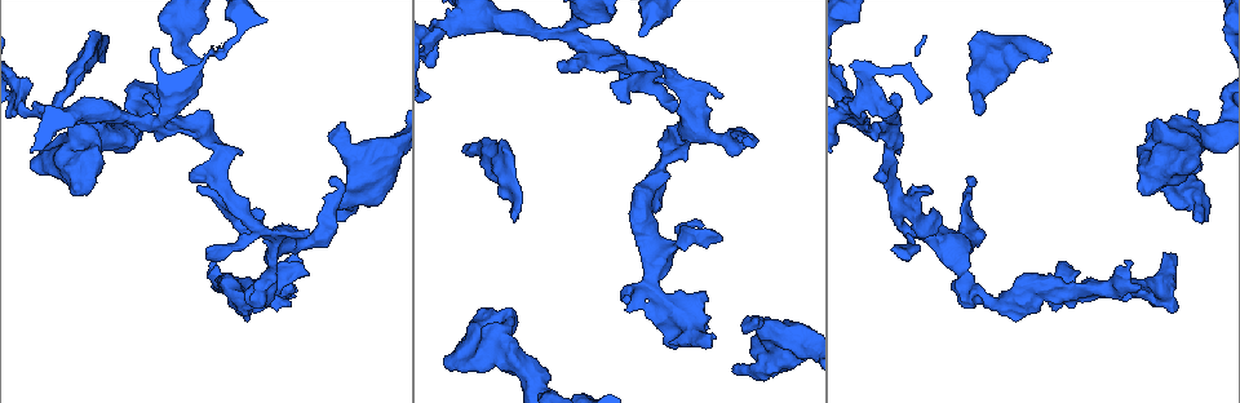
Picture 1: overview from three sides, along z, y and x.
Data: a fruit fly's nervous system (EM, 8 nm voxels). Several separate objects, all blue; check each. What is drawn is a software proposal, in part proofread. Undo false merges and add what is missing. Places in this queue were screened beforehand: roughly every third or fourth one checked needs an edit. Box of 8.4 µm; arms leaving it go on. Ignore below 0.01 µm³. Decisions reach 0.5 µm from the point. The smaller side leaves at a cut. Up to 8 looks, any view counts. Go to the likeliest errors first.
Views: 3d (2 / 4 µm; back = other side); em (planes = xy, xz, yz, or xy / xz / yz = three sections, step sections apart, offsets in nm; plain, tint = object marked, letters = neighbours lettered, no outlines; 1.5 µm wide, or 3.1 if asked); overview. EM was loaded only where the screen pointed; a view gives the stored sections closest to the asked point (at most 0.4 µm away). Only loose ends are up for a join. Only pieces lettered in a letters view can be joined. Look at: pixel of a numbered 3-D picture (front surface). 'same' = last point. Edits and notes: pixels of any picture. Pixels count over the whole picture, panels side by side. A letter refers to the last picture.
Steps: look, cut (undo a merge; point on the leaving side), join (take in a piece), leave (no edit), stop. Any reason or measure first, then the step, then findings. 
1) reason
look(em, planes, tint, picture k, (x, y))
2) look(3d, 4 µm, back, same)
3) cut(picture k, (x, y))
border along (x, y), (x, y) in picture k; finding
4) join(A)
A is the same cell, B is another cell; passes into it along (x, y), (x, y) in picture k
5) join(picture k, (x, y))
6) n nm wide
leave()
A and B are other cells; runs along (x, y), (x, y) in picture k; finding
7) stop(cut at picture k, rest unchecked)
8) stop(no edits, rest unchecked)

look(3d, 4 µm, picture 1, (462, 150))

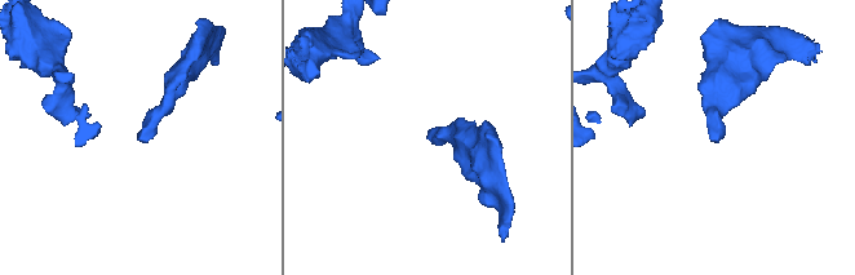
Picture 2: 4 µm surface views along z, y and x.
now the EM
look(em, planes, letters, picture 2, (430, 136))

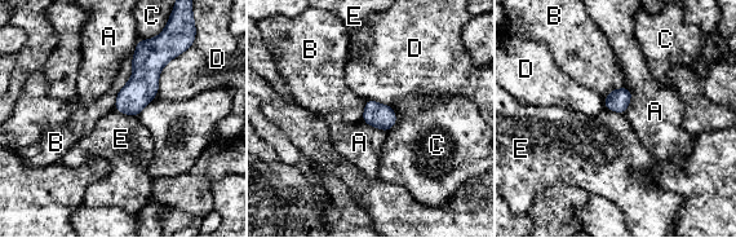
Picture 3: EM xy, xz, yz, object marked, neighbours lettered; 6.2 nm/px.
leave()
A, B, C, D and E are other cells; runs along (172, 39), (119, 108) in picture 3; none of them fits

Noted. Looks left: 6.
free end
look(3d, 4 µm, picture 1, (1177, 258))

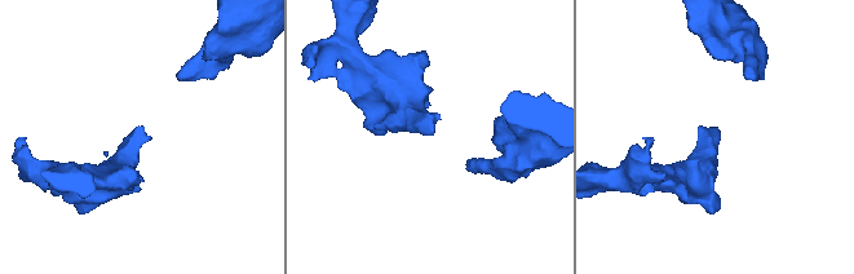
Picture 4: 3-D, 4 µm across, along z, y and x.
look(em, xz, step 8, tint, picture 4, (718, 130))

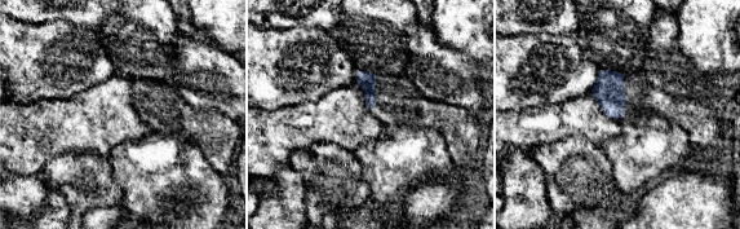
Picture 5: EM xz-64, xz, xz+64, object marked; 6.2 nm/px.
look(em, yz, step 4, letters, same)

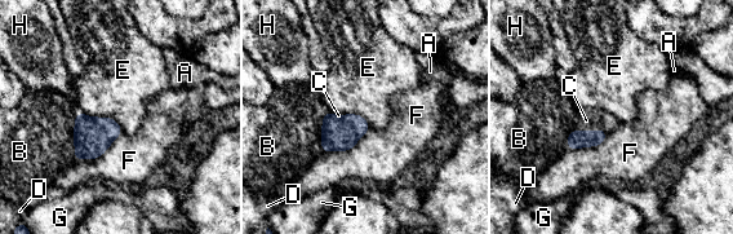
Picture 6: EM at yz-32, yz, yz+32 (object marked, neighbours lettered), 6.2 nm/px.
join(C)
C is the same cell, A, B, D, E, F, G and H are other cells; passes into it along (577, 138), (590, 132), (586, 120) in picture 6; it goes on there

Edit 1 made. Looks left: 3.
an open end
look(3d, 4 µm, picture 1, (894, 250))

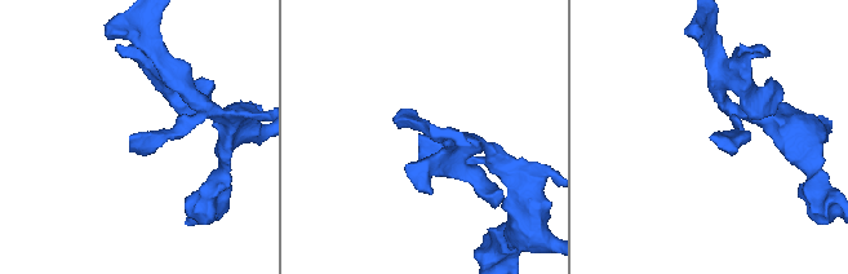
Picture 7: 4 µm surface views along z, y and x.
look(em, xy, step 4, tint, picture 7, (420, 133))

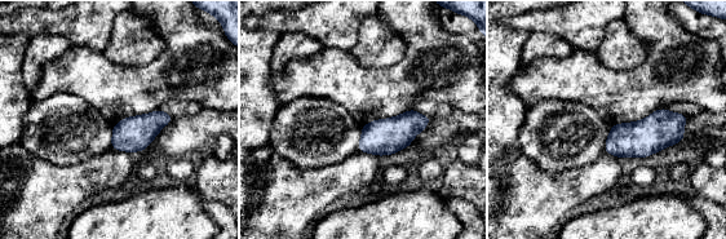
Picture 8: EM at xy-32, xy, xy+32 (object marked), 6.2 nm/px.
look(em, planes, letters, same)

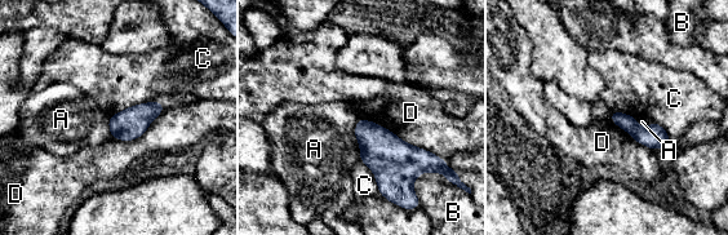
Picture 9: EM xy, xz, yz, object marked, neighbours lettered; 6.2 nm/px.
leave()
A, B, C and D are other cells; border along (359, 118), (442, 158) in picture 9; none of them fits

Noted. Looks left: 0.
stop(join at picture 6, rest unchecked)

